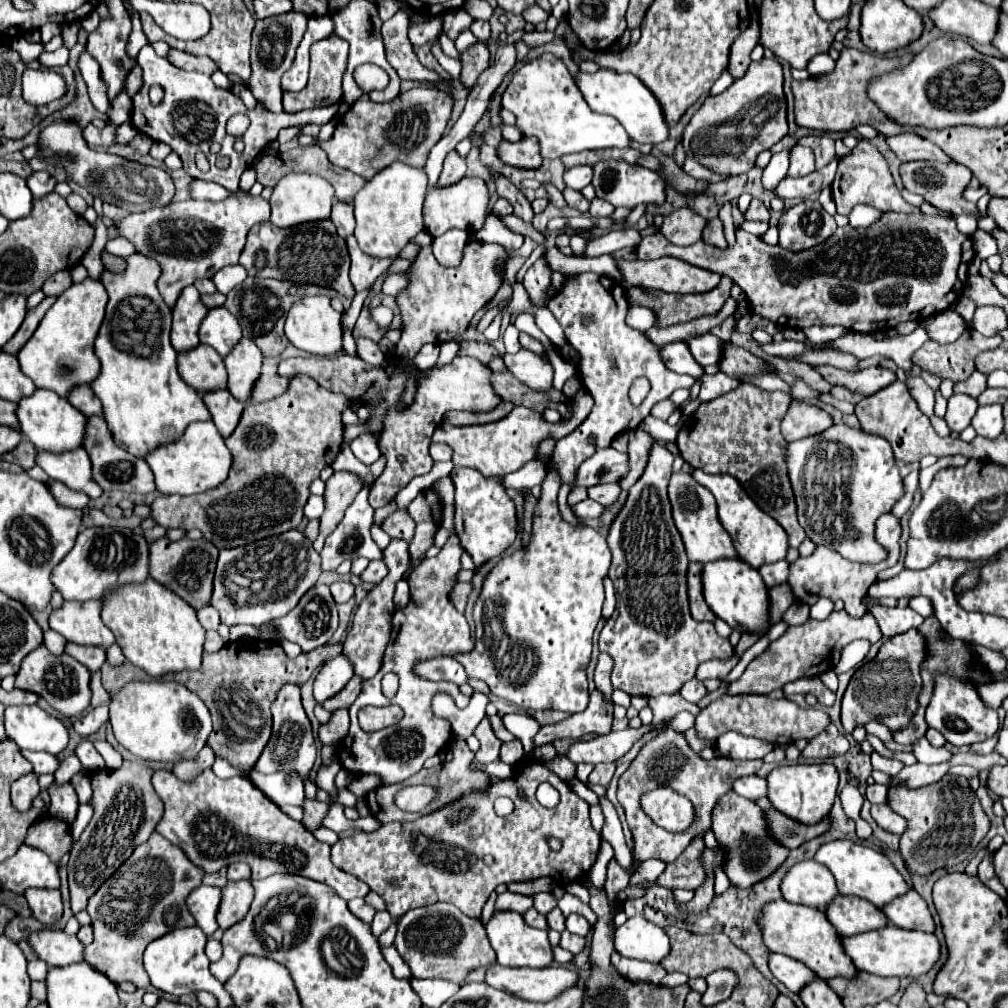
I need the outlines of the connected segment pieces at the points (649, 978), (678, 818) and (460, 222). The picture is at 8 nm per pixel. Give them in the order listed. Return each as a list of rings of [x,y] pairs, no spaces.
[[[612,954],[612,964],[614,968],[632,982],[650,982],[650,984],[660,984],[660,980],[668,974],[660,964],[652,962],[640,962],[640,960],[628,960],[620,954]]]
[[[670,786],[650,790],[648,794],[642,794],[640,798],[642,810],[656,822],[656,826],[662,826],[664,830],[672,834],[680,834],[692,826],[692,820],[696,820],[696,812],[692,802],[684,798],[684,794],[676,794]]]
[[[462,178],[448,188],[432,188],[424,200],[424,224],[430,236],[442,236],[452,228],[476,232],[484,226],[484,212],[488,204],[488,188],[482,178]]]

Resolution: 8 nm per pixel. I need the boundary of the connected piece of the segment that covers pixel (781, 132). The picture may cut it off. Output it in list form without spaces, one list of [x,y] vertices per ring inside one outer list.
[[[760,60],[750,62],[750,68],[746,74],[738,80],[734,80],[732,86],[728,86],[718,96],[708,96],[704,104],[698,108],[698,112],[692,116],[688,126],[682,132],[682,146],[686,150],[686,156],[696,158],[700,164],[704,164],[714,174],[728,174],[738,176],[752,170],[756,156],[772,148],[776,142],[780,142],[788,134],[788,120],[786,120],[786,98],[784,98],[784,70],[778,60]]]

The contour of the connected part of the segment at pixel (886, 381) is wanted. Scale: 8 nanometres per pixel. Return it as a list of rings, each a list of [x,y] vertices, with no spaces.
[[[875,355],[869,358],[874,358],[874,364],[866,366],[866,368],[859,368],[858,372],[846,372],[846,370],[838,370],[834,366],[818,366],[818,372],[832,384],[840,384],[840,386],[850,388],[852,392],[870,396],[870,394],[878,392],[880,388],[890,386],[896,380],[896,372],[878,366],[882,361],[881,356]]]

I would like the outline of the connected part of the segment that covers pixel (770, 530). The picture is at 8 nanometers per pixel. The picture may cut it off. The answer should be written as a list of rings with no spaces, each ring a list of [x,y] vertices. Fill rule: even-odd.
[[[694,470],[692,476],[698,484],[702,484],[704,488],[708,488],[714,494],[714,498],[718,502],[718,518],[720,518],[722,526],[726,528],[726,532],[732,536],[740,560],[744,560],[752,568],[760,568],[762,564],[770,564],[770,562],[778,562],[778,560],[786,558],[786,552],[788,552],[786,530],[774,518],[770,518],[766,512],[762,512],[754,504],[752,498],[746,496],[744,488],[740,486],[740,482],[736,478],[726,476],[726,474],[706,474],[702,470]]]

